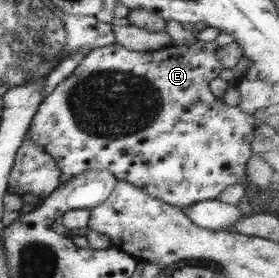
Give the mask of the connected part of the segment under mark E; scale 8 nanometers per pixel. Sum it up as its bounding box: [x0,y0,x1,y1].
[27,38,260,210]

